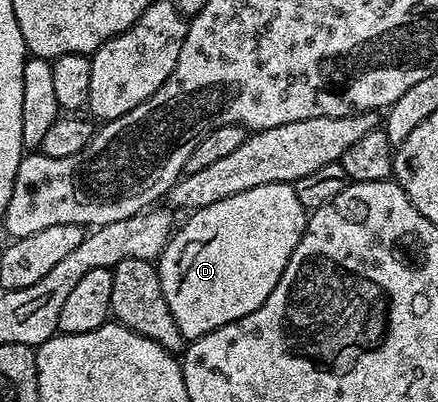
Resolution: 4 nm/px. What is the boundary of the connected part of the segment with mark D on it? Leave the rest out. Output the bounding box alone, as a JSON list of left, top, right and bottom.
[156,184,308,341]

